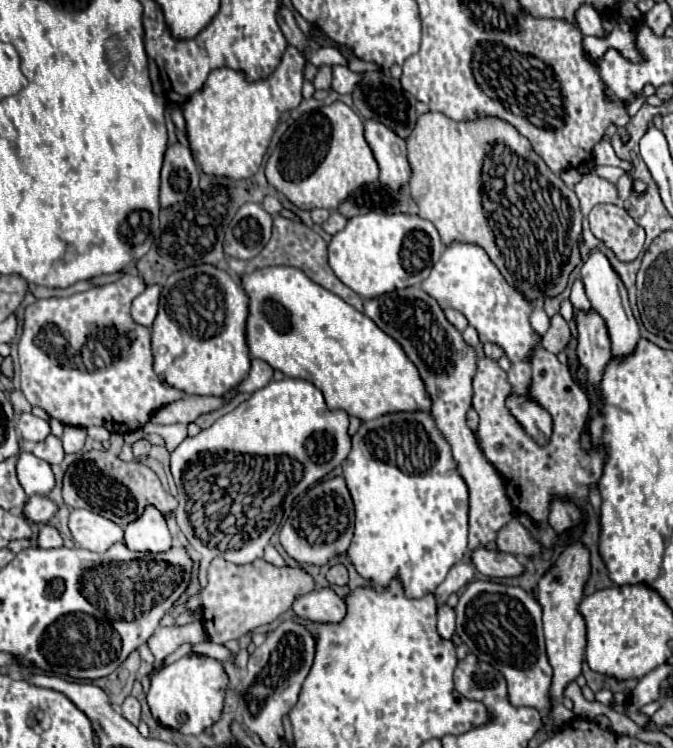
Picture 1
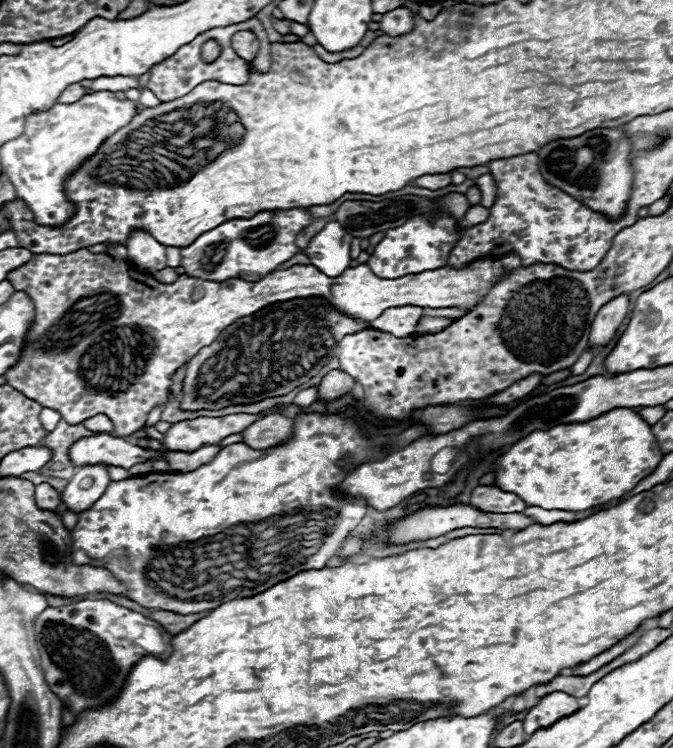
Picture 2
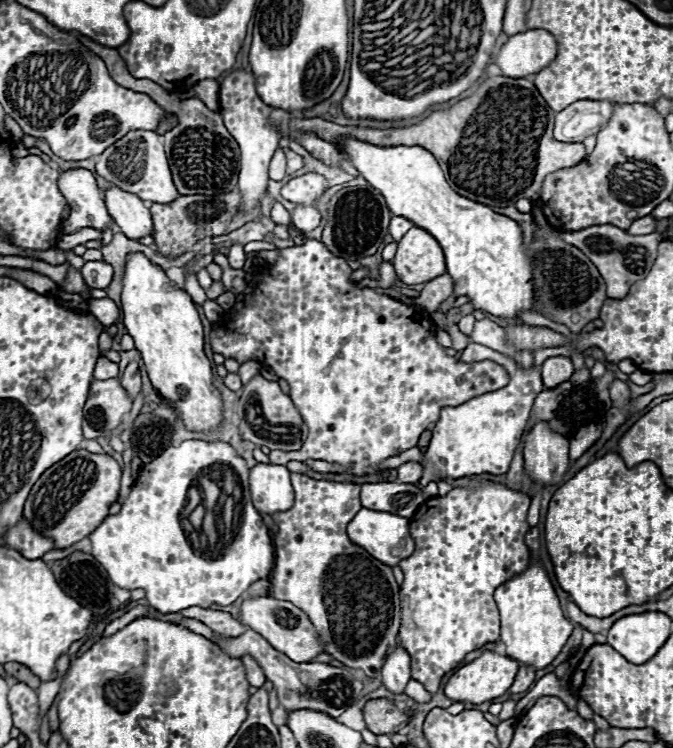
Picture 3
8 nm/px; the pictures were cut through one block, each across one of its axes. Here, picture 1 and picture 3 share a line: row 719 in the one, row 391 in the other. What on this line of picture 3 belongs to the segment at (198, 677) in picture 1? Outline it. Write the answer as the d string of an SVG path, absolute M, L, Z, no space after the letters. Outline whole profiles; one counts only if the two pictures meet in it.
M130 254L126 258L122 312L128 334L142 354L148 378L154 390L172 406L186 430L190 432L216 432L222 424L222 396L212 384L212 362L204 354L202 322L192 298L170 284L162 268L154 266L144 254Z

